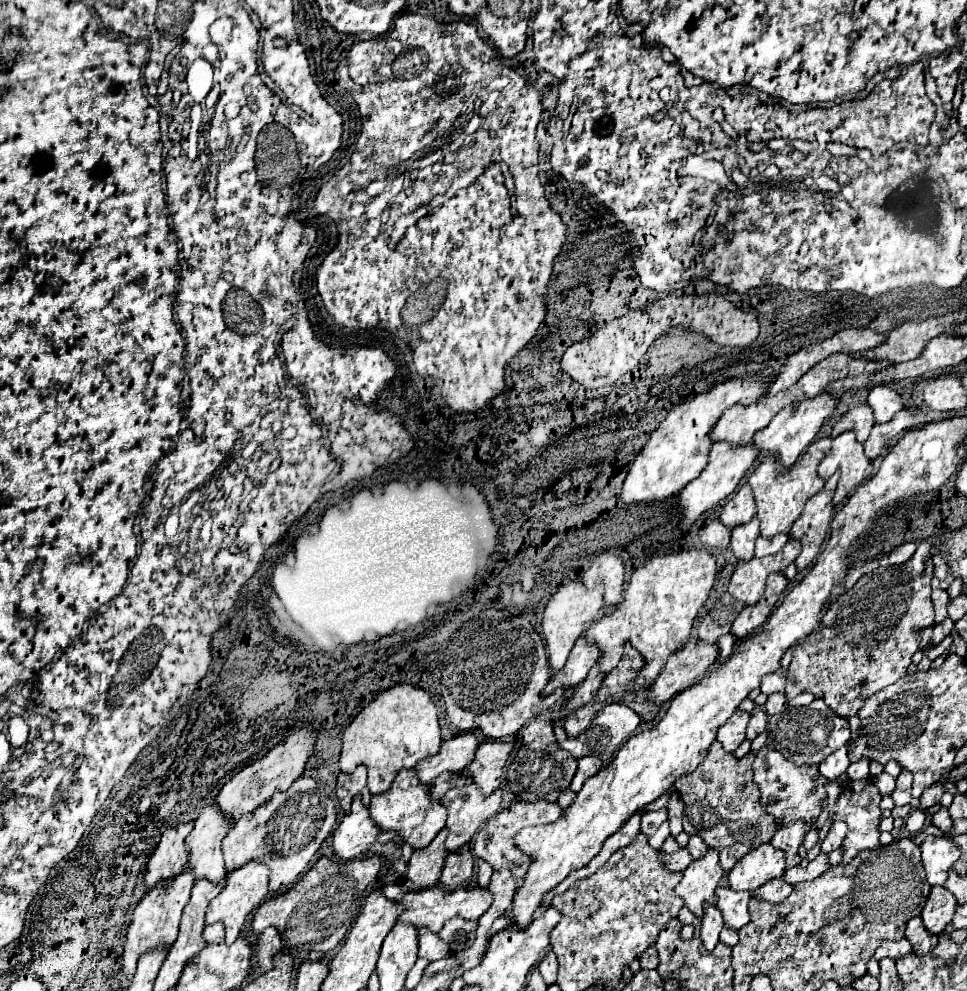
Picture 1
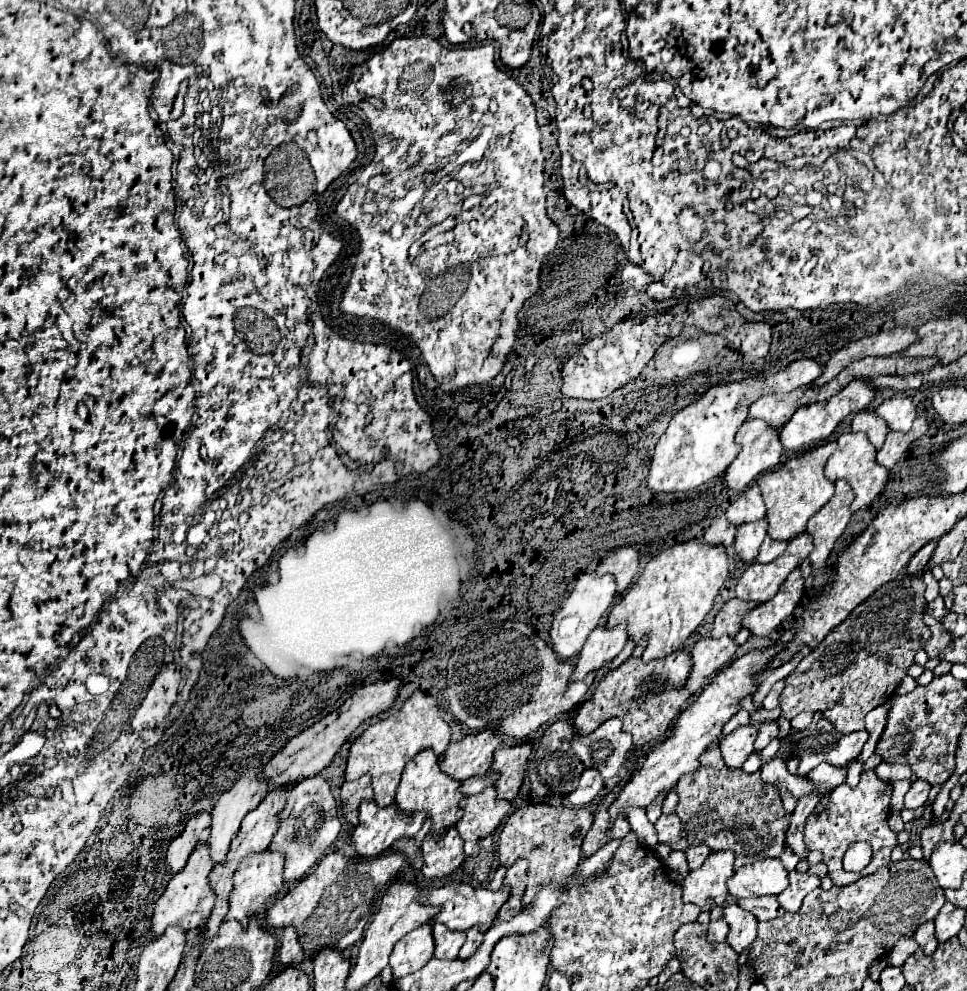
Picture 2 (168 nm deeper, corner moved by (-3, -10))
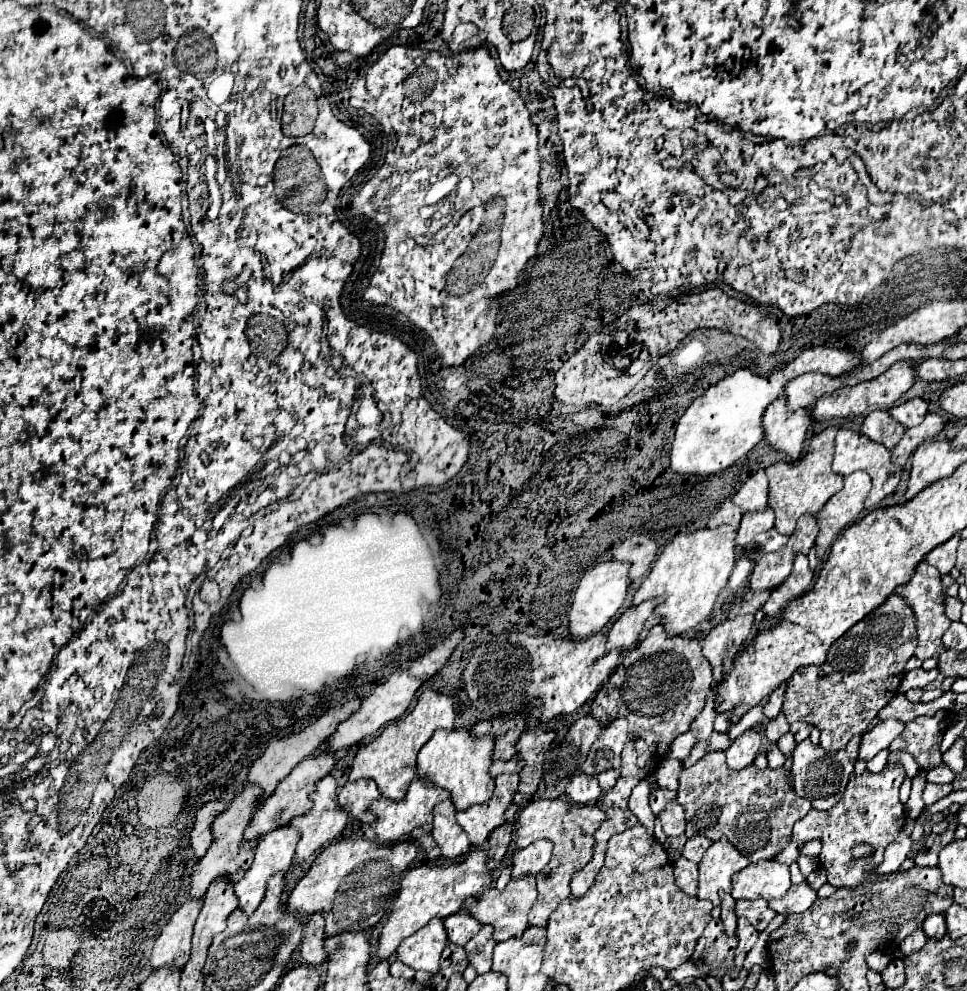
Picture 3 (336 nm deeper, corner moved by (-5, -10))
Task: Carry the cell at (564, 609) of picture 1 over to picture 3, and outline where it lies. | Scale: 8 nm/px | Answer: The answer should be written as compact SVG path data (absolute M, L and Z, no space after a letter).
M607 561L607 563L599 563L595 567L591 567L589 571L585 571L581 575L581 579L577 581L571 611L569 611L569 639L573 639L573 641L587 639L587 637L603 631L603 627L609 623L609 619L613 619L613 615L619 611L619 607L623 605L625 595L627 595L627 587L629 587L627 569L629 569L629 563Z

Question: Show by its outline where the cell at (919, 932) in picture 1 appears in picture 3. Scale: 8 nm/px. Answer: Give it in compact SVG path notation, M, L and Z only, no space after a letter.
M931 913L923 923L923 931L929 939L941 939L945 935L945 915Z

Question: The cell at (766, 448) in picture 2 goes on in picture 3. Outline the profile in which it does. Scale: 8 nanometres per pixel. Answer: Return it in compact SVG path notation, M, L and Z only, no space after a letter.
M775 399L761 419L761 427L765 431L763 439L769 449L783 453L789 459L797 459L811 427L811 413L809 409L801 409L789 413L785 409L785 399Z

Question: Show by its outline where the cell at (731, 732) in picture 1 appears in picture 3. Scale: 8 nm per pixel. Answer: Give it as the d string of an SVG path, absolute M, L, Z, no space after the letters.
M747 729L725 751L727 765L731 769L743 769L743 767L753 763L753 759L759 753L759 749L761 749L761 735L759 735L759 731L757 729Z

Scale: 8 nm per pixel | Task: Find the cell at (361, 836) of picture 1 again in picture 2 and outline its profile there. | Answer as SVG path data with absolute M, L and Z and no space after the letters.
M363 801L359 807L359 825L353 831L355 849L361 857L373 859L403 835L413 838L426 819L426 812L405 815L397 805L379 807L375 801Z

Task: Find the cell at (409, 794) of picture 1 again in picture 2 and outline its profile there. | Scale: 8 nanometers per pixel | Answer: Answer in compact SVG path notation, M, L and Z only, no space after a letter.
M425 749L417 753L405 767L399 789L397 789L397 799L395 803L405 811L405 813L417 813L417 811L427 811L433 823L433 831L441 833L443 829L453 827L461 815L461 801L465 799L465 793L461 793L461 781L453 779L439 767L439 755L433 753L433 749Z

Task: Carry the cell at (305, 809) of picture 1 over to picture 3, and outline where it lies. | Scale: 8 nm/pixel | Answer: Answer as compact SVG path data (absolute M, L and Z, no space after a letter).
M331 775L317 783L317 791L313 791L309 799L313 801L313 807L291 821L291 825L301 831L301 841L295 853L299 863L305 863L315 851L333 843L347 825L347 813L337 805L337 783Z

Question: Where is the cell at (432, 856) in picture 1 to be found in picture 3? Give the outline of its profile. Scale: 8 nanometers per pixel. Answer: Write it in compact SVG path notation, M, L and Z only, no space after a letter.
M449 799L435 807L431 835L441 849L441 859L457 861L471 849L471 843L469 843L465 831L455 821L455 807Z

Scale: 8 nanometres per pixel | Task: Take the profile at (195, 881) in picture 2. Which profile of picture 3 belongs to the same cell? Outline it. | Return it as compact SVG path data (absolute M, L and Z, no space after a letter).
M247 787L241 795L237 795L233 799L233 803L213 821L213 843L209 847L209 851L205 853L205 857L199 859L193 875L191 875L191 889L189 889L189 897L191 899L203 899L205 897L205 891L207 887L215 881L215 879L221 879L221 877L227 877L227 881L231 885L235 885L243 875L245 875L245 869L251 865L251 859L253 859L253 849L257 845L255 843L249 843L249 845L241 845L243 843L243 829L249 825L253 813L255 813L255 807L257 807L257 797L259 797L259 789L257 787Z

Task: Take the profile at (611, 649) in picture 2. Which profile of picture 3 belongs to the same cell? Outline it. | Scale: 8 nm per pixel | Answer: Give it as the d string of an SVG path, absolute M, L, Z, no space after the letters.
M659 599L643 601L635 609L631 607L629 611L625 611L609 629L609 633L607 633L607 647L609 649L621 649L621 651L631 649L635 645L637 637L639 637L639 631L643 627L645 619L653 613L657 603L659 603Z

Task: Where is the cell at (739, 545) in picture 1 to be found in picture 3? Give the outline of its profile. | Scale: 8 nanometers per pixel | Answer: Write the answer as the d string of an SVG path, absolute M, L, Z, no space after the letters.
M765 509L759 513L745 513L741 519L741 525L737 529L735 543L739 547L747 547L759 533L769 531L773 527L773 511Z

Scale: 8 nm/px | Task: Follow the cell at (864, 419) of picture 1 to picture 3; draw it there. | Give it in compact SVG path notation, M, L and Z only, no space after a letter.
M875 409L865 417L861 431L869 439L875 439L875 443L883 443L887 449L893 449L905 429L885 409Z

